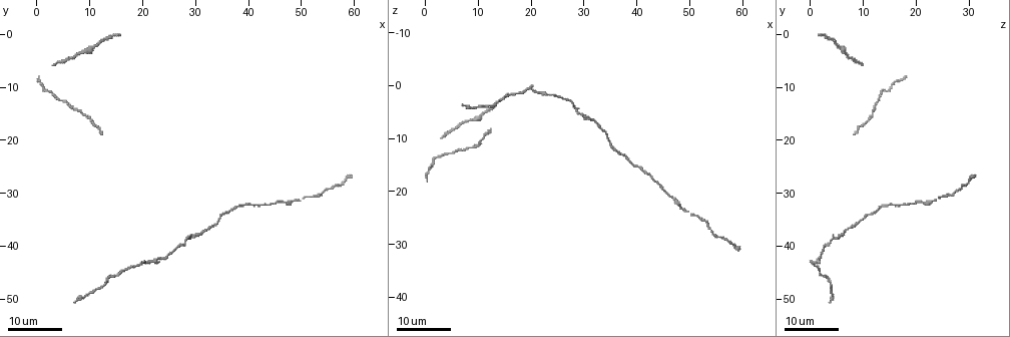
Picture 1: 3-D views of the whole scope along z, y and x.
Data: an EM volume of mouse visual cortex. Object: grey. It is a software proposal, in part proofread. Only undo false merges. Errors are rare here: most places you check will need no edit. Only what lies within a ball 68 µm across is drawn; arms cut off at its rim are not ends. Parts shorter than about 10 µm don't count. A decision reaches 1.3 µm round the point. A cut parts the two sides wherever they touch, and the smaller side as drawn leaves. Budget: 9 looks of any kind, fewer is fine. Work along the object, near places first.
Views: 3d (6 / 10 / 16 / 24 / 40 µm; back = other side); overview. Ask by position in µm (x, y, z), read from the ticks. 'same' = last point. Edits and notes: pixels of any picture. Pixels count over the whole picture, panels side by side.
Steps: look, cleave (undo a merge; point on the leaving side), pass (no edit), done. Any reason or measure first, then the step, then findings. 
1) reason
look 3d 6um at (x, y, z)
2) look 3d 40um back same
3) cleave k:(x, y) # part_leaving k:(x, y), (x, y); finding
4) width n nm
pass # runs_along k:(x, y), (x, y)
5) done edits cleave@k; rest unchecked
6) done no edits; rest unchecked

calibre changes
look 3d 16um at (48.0, 31.5, 22.5)

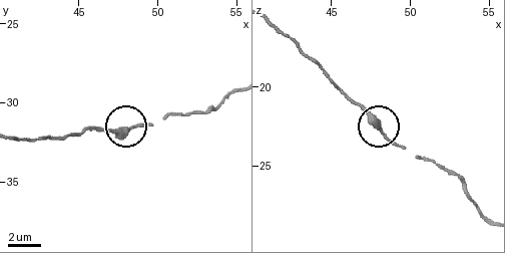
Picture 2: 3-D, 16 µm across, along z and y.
closer look
look 3d 10um at (48.4, 31.5, 23.1)

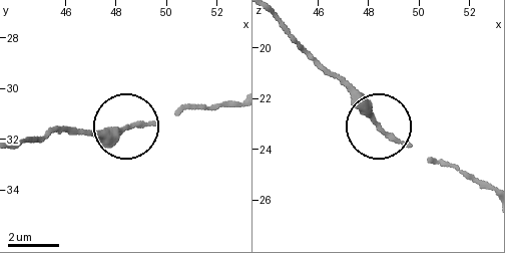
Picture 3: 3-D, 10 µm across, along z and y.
pass # runs_along 3:(19, 143), (57, 133), (154, 125), (178, 112); continuous, no second neuron

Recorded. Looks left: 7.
a narrow waist
look 3d 16um at (9.0, 15.0, 12.0)

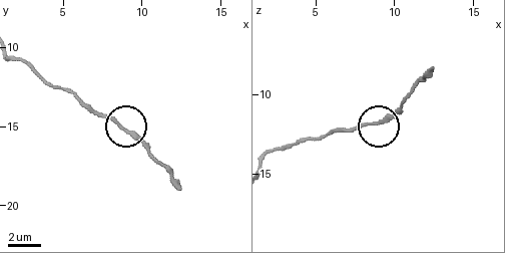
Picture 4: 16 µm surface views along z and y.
look 3d 10um at (8.6, 15.0, 11.7)

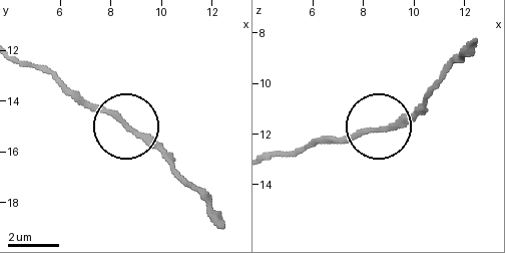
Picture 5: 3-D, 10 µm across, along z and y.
pass # continuous, no second neuron

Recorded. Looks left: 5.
thin neck
look 3d 16um at (12.5, 18.5, 8.0)

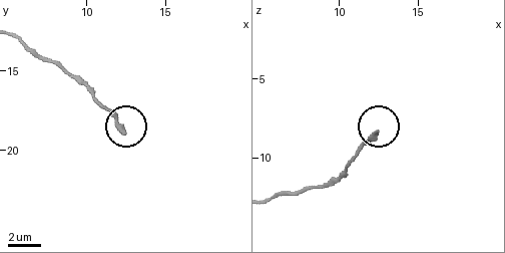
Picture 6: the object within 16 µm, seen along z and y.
look 3d 6um at (12.4, 18.9, 8.4)

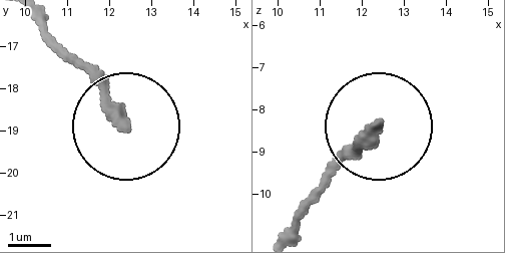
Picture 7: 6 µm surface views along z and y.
look 3d 6um back at (12.30, 18.75, 8.40)

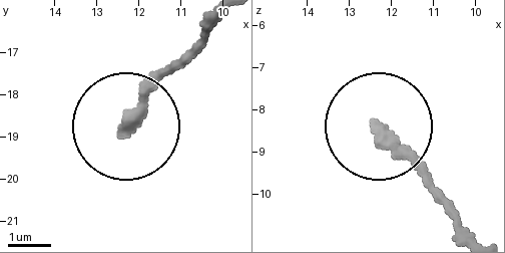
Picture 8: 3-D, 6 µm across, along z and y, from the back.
pass # continuous, no second neuron

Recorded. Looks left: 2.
look 3d 16um at (28.5, 38.5, 4.5)

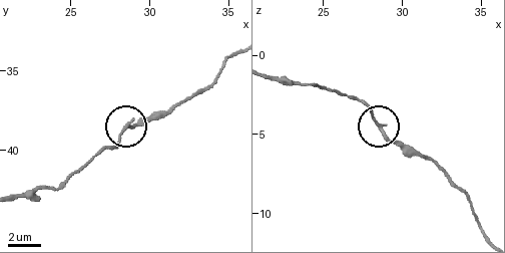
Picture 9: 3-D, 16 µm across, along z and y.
closer look
look 3d 6um at (28.5, 38.3, 4.4)

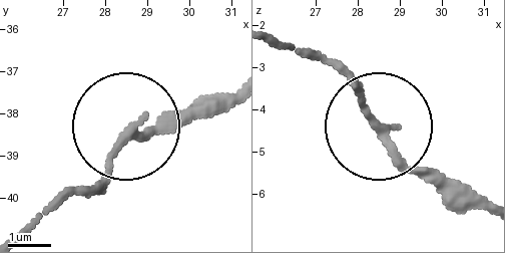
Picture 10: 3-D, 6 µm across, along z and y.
width 170 nm
pass # runs_along 10:(127, 123), (160, 131), (199, 112); one neuron here

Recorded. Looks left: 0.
done no edits; rest unchecked

